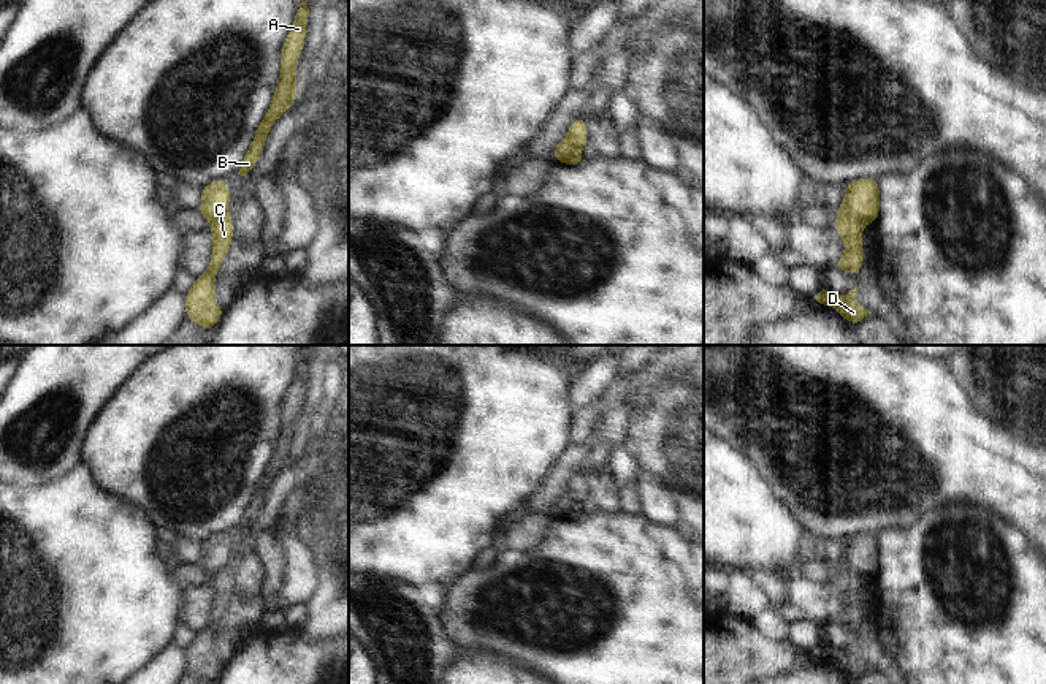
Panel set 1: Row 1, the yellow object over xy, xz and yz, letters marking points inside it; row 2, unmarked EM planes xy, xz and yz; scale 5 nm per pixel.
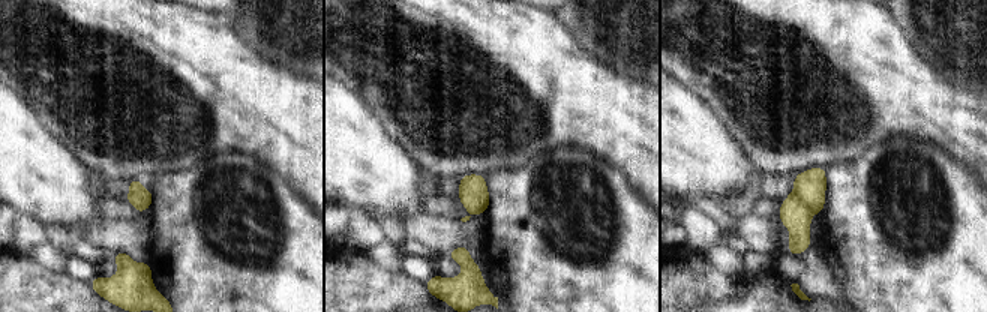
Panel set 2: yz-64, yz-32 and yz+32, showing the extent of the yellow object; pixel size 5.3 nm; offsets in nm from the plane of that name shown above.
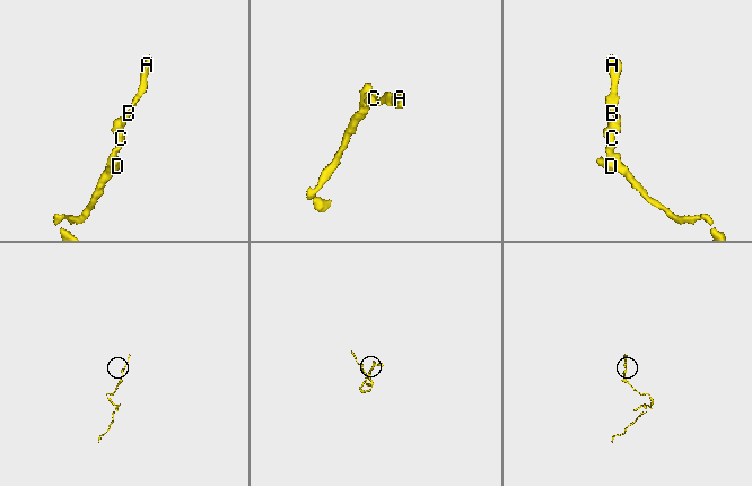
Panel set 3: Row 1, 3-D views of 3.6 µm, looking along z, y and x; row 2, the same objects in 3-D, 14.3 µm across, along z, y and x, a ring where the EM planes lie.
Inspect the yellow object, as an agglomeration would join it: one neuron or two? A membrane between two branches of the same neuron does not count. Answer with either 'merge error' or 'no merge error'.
merge error

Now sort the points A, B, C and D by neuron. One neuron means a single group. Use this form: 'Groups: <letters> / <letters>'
Groups: A B / C D

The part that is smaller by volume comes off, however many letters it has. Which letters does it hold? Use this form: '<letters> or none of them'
A, B

